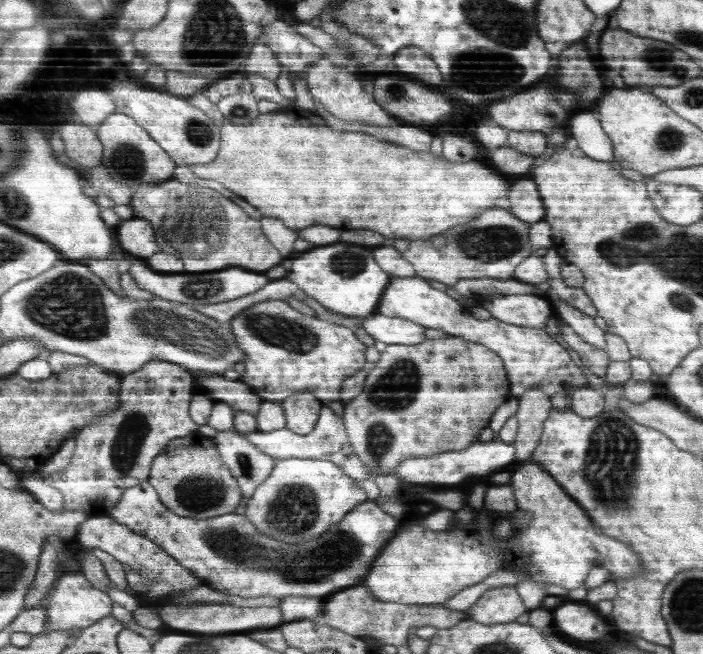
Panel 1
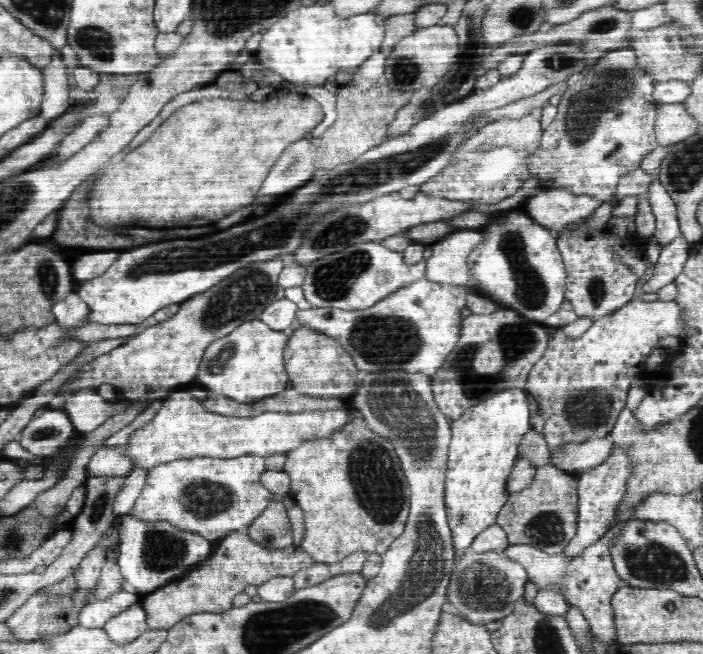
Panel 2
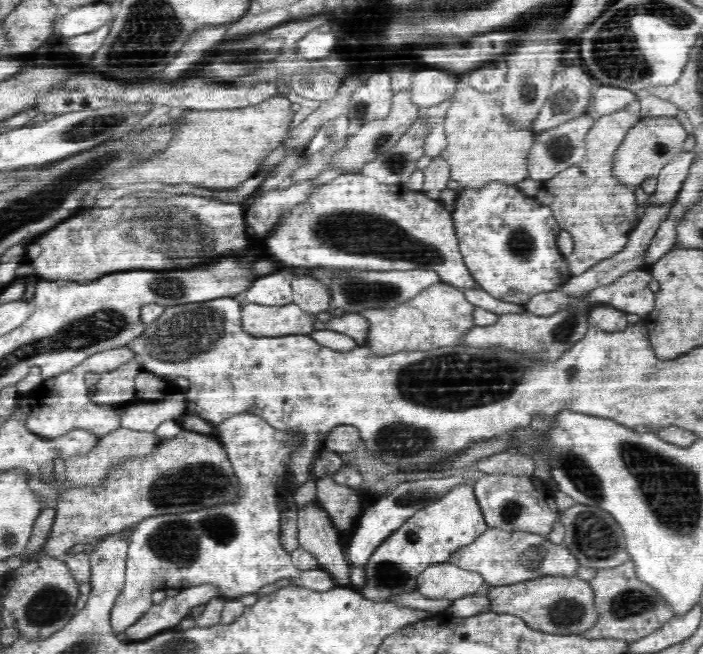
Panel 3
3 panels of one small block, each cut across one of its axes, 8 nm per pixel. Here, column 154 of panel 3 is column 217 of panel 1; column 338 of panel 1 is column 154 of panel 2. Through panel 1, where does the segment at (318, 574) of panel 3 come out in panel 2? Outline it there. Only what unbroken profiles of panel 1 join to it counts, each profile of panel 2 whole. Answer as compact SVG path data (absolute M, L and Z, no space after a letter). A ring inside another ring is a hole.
M124 515L119 524L119 552L117 565L119 566L121 576L126 582L132 584L138 592L152 592L156 588L162 588L166 584L174 583L174 578L180 578L182 574L191 572L194 566L204 562L210 552L213 551L215 542L200 536L199 534L182 531L176 525L168 521L142 521L138 517L128 517Z

